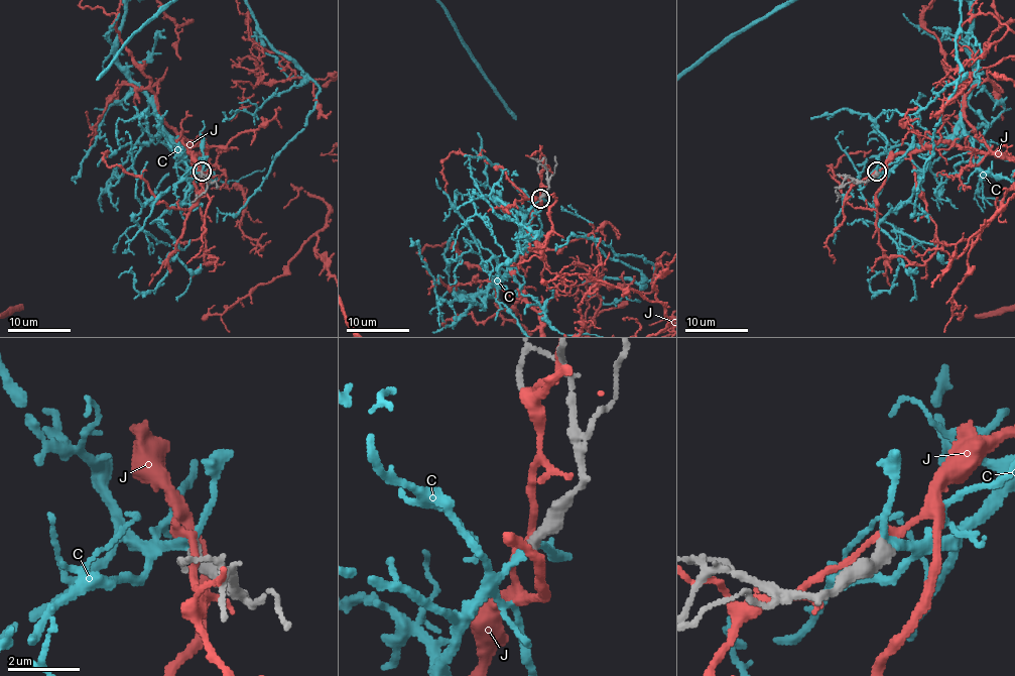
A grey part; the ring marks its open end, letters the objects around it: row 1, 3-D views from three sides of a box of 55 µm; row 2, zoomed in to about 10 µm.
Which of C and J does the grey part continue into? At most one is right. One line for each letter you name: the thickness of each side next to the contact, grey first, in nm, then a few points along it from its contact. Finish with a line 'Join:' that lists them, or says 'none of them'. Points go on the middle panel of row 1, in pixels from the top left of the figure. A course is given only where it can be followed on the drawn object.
C: Thickness 360 nm (grey) against 180 nm
Join: C

